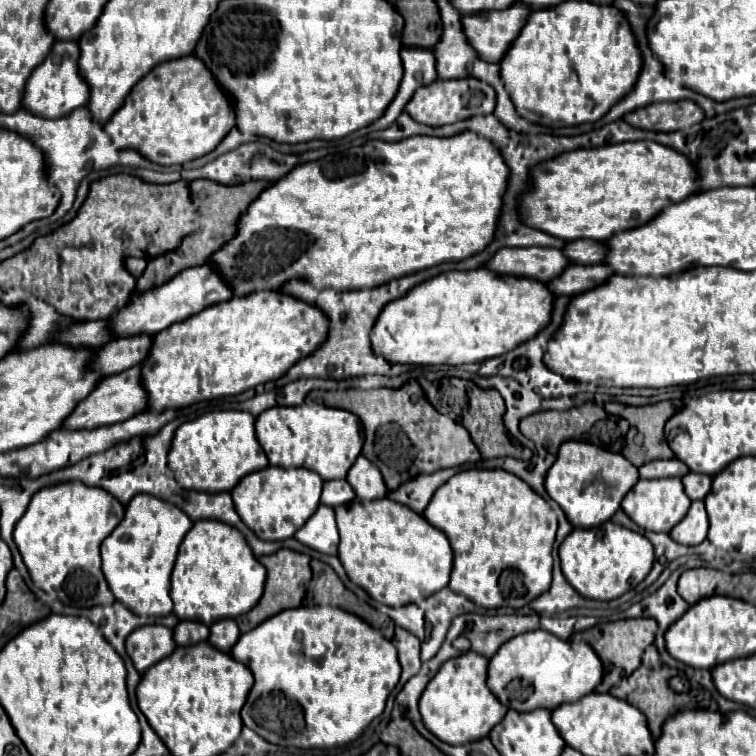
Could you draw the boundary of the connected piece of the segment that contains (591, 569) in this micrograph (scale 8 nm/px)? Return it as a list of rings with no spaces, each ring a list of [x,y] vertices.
[[[607,521],[593,529],[573,529],[559,547],[559,559],[567,583],[579,595],[597,601],[613,601],[649,575],[653,567],[653,547],[643,535]]]

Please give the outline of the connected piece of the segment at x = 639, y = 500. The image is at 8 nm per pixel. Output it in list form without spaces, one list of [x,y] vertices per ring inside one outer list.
[[[639,479],[639,483],[625,495],[621,501],[621,509],[641,527],[647,531],[663,531],[669,533],[685,513],[689,511],[691,501],[683,491],[681,479]]]

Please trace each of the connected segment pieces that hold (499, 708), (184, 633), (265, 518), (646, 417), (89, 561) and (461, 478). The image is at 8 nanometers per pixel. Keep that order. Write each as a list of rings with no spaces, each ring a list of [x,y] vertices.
[[[463,653],[461,657],[453,657],[445,661],[437,675],[427,683],[421,699],[419,699],[419,713],[423,725],[443,743],[449,745],[463,745],[485,739],[495,727],[507,709],[495,701],[487,683],[487,659],[477,653]]]
[[[179,621],[173,629],[173,639],[177,645],[191,645],[201,643],[209,635],[209,627],[199,621]]]
[[[265,467],[263,471],[243,477],[231,491],[235,509],[243,523],[263,541],[283,541],[293,537],[303,523],[317,511],[319,497],[323,489],[323,479],[313,471],[293,467]]]
[[[661,401],[657,405],[645,405],[645,407],[607,403],[605,409],[609,413],[621,415],[623,419],[629,419],[629,423],[635,427],[627,435],[627,447],[623,449],[623,455],[635,467],[641,467],[647,461],[675,457],[663,437],[663,425],[675,413],[671,401]]]
[[[79,481],[37,491],[13,533],[31,581],[71,607],[113,603],[115,597],[101,573],[99,545],[117,527],[123,513],[125,507],[113,495]]]
[[[469,469],[469,471],[461,471],[457,475],[453,475],[443,487],[439,487],[435,499],[427,505],[427,511],[423,513],[423,517],[437,529],[441,529],[453,549],[453,573],[451,573],[451,581],[449,581],[449,589],[455,593],[463,593],[467,599],[471,599],[473,603],[477,603],[479,607],[485,609],[497,609],[497,607],[525,607],[527,603],[531,603],[535,597],[539,597],[541,593],[545,593],[551,585],[551,569],[553,569],[553,541],[555,541],[555,531],[557,531],[557,517],[553,513],[553,509],[547,505],[547,501],[539,495],[535,495],[535,491],[531,491],[531,487],[527,487],[527,483],[523,483],[519,477],[515,477],[513,473],[507,473],[503,469],[493,469],[493,471],[479,471],[479,469]]]

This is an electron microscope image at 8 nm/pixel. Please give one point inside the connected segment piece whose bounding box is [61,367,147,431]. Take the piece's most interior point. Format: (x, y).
(118, 397)

